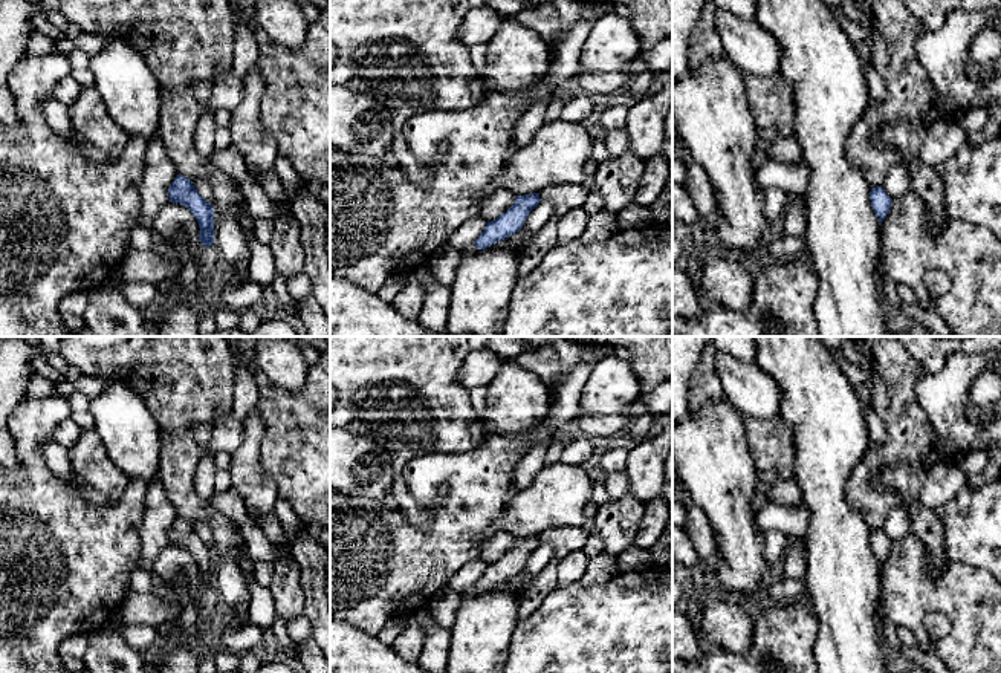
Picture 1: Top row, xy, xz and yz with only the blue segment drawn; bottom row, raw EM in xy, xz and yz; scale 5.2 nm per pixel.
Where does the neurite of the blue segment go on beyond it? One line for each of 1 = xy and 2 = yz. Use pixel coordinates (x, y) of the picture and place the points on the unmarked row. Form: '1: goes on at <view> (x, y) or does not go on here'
1: does not go on here
2: does not go on here

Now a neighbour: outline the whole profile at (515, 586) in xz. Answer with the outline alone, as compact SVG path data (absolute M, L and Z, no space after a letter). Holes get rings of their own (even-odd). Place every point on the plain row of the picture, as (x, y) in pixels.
M520 572L518 575L506 580L504 583L494 586L489 590L503 592L503 593L507 593L507 595L518 598L521 593L524 593L527 590L527 586L530 584L530 581L532 580L529 580L527 577L524 577Z

